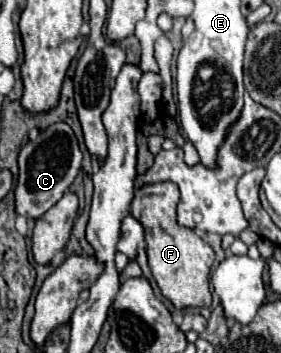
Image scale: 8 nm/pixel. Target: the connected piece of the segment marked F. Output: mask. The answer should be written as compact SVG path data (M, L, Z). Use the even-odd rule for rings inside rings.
M146 183L134 195L132 217L144 227L148 263L164 297L168 297L178 309L210 307L210 267L214 263L214 251L194 233L194 229L178 225L178 199L180 191L174 183Z

